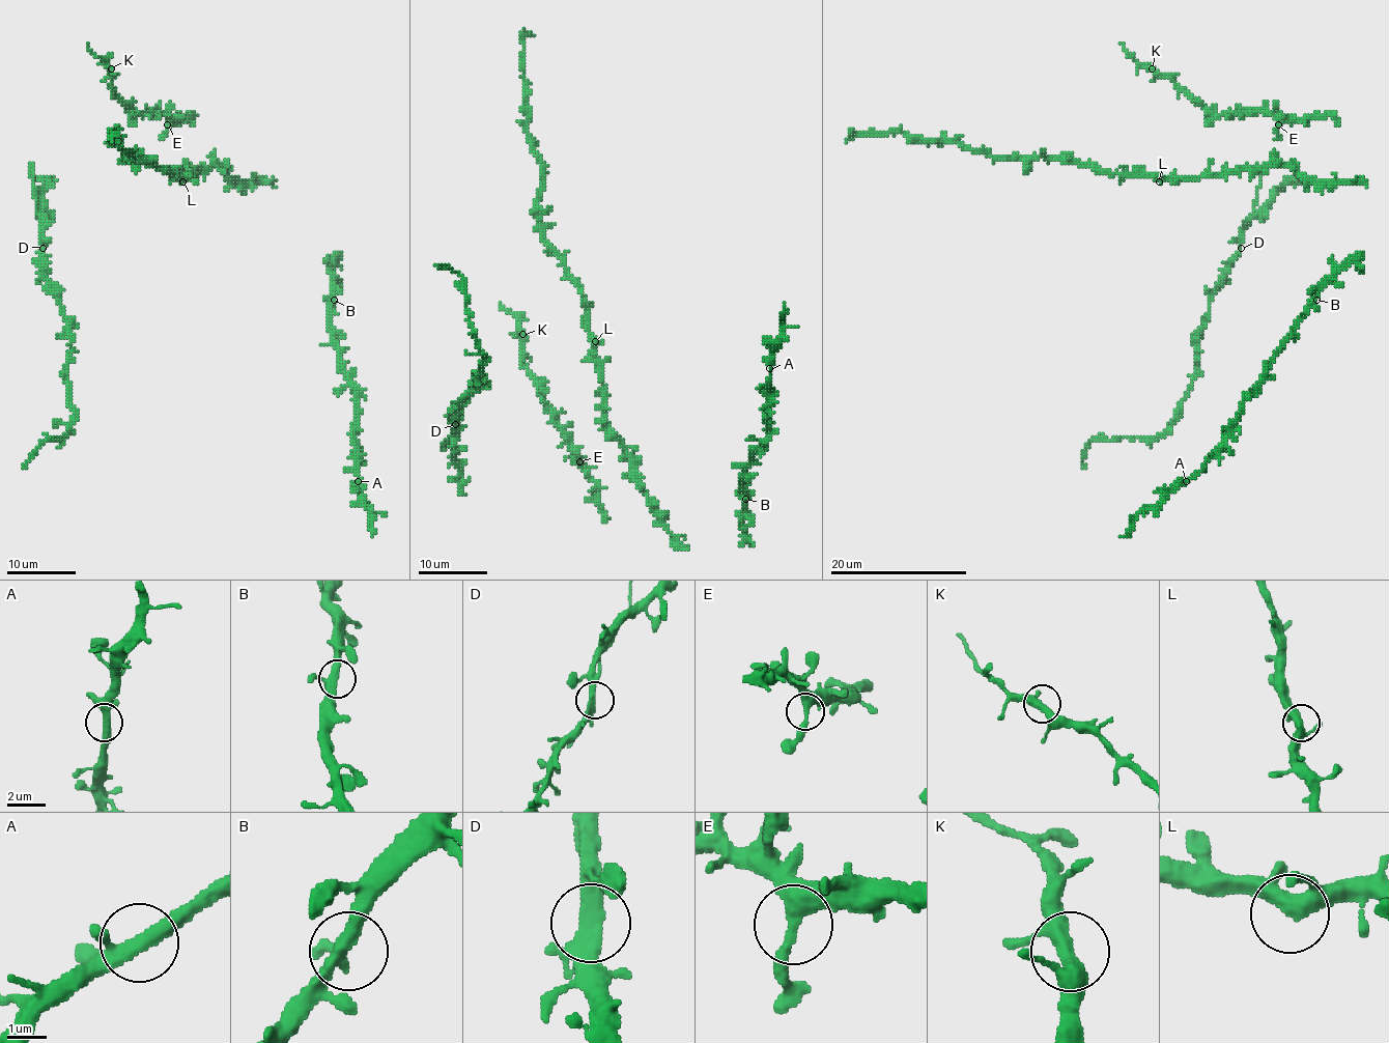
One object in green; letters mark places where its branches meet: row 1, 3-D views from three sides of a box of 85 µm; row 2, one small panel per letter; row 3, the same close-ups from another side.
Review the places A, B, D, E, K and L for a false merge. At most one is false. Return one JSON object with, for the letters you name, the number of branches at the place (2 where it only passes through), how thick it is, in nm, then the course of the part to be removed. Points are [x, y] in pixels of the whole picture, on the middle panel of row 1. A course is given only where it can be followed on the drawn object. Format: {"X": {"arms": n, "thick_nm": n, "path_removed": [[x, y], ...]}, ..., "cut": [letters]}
{"D": {"arms": 3, "thick_nm": 320, "path_removed": [[454, 423], [443, 451]]}, "cut": ["D"]}

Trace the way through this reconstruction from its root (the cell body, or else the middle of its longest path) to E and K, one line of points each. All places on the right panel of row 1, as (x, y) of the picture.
E: (1304, 124), (1302, 119), (1283, 119), (1278, 124)
K: (1304, 124), (1302, 119), (1278, 119), (1265, 113), (1208, 114), (1168, 79), (1160, 77), (1152, 68)

